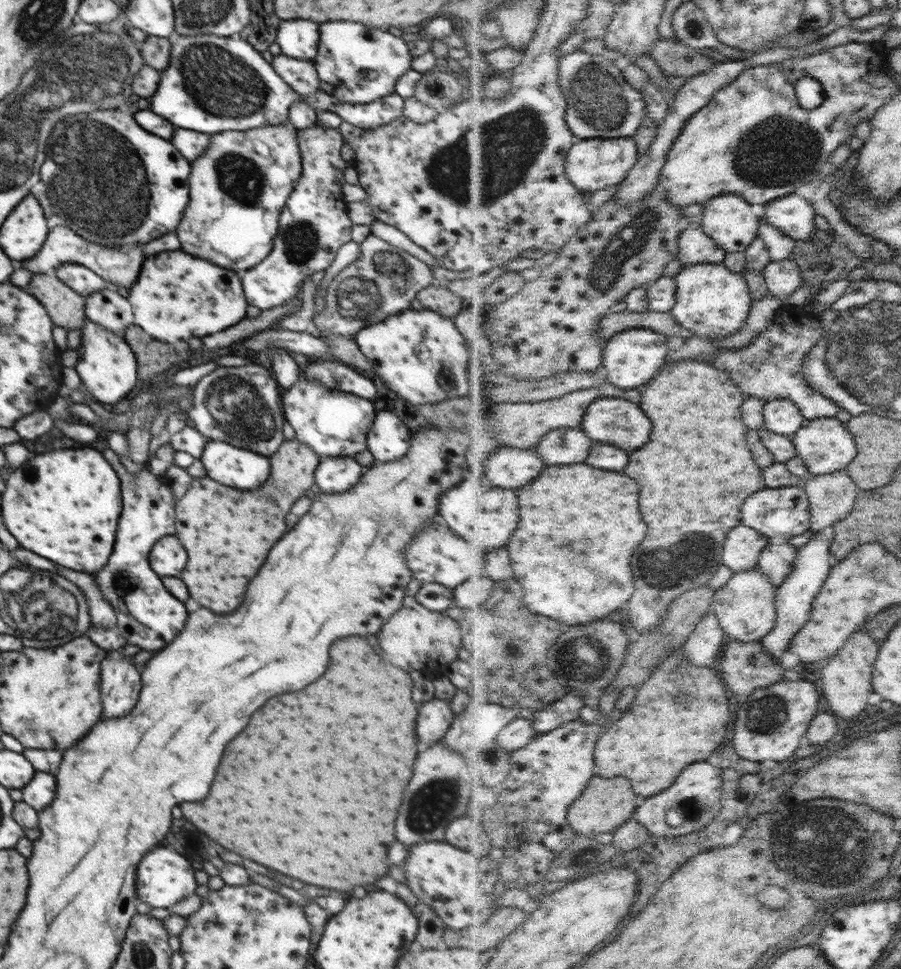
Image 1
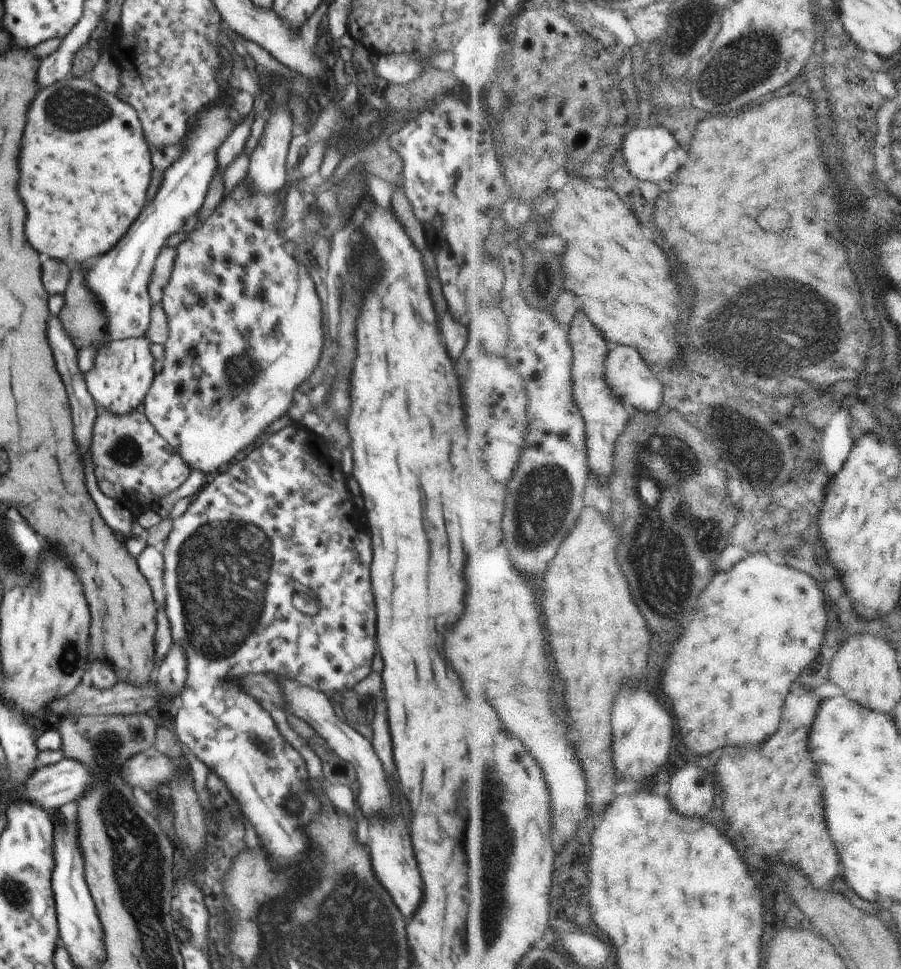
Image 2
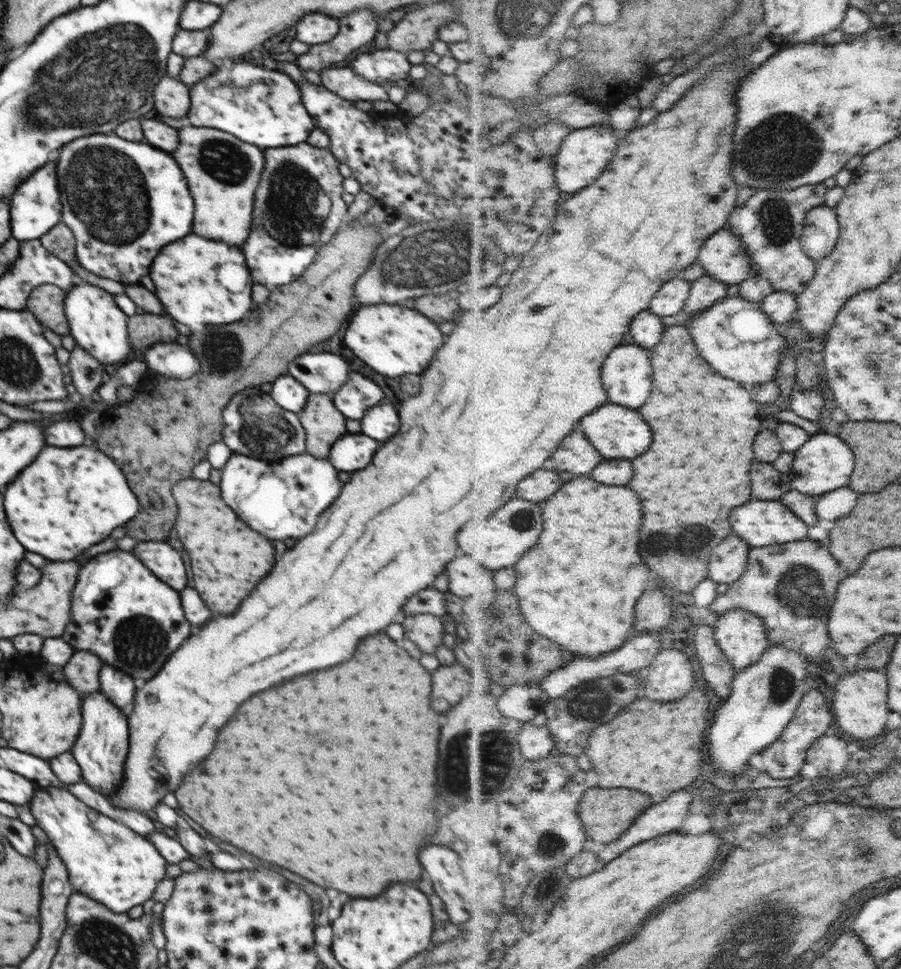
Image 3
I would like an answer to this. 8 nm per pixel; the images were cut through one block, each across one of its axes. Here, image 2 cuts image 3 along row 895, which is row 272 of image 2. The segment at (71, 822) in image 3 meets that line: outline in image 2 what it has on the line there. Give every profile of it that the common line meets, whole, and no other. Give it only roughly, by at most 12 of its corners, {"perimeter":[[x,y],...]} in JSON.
{"perimeter":[[226,106],[190,123],[182,157],[116,246],[89,263],[106,316],[102,344],[144,338],[160,250],[200,210]]}

